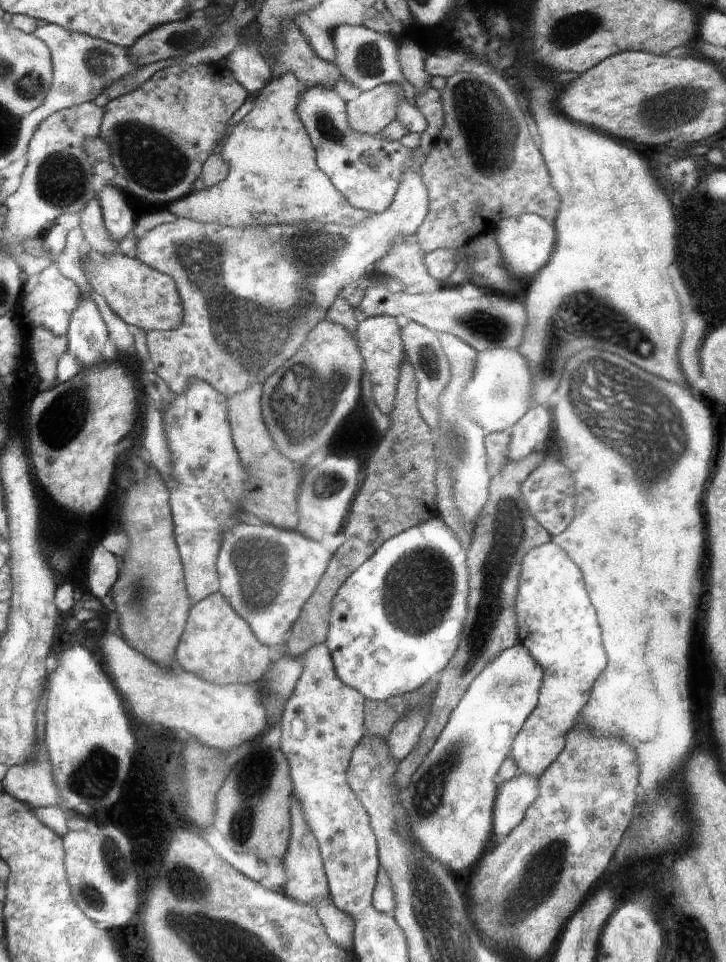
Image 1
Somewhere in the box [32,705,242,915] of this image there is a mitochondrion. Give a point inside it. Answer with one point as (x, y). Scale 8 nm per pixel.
(96, 777)

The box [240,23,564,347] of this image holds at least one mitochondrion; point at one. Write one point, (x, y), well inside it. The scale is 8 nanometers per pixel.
(483, 113)

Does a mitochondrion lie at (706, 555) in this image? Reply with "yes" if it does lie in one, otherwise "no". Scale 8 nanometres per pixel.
no

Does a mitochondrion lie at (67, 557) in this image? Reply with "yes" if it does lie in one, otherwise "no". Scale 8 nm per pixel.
yes

